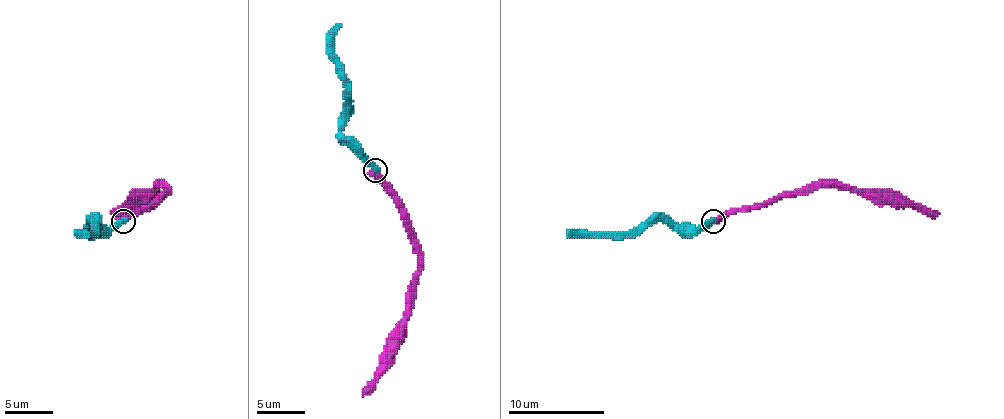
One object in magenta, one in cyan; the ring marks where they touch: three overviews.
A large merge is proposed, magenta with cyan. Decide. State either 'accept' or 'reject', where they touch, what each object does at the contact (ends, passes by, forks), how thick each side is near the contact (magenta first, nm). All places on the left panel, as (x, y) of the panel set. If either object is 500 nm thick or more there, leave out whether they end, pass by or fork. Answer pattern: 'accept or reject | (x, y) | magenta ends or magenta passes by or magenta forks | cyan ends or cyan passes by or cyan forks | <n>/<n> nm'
reject | (123, 221) | 500/440 nm

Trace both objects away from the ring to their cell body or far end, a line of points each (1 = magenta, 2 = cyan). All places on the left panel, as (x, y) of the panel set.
1: (123, 220), (166, 189), (161, 184), (142, 201), (111, 213)
2: (123, 220), (108, 228), (94, 228), (89, 223), (91, 220), (94, 232), (82, 235), (89, 232)

